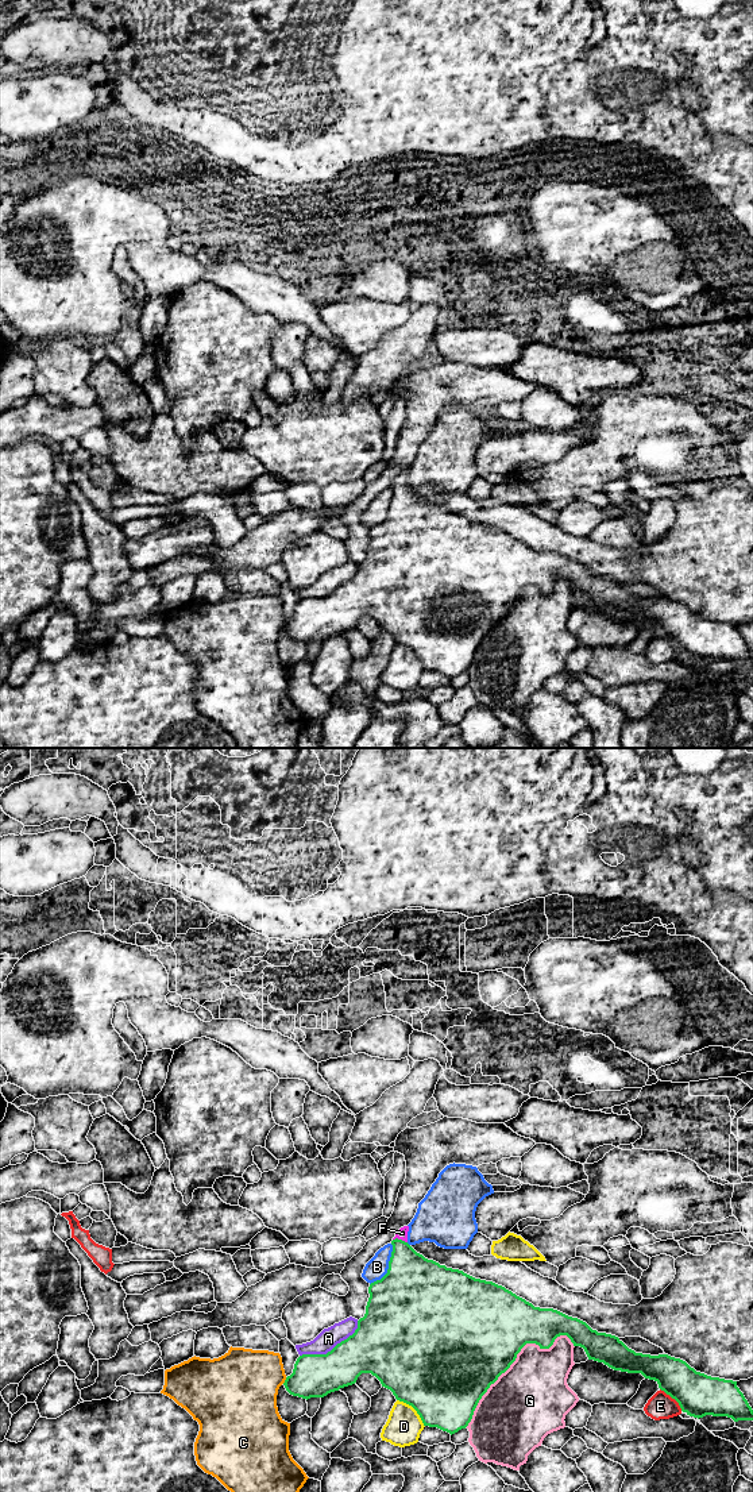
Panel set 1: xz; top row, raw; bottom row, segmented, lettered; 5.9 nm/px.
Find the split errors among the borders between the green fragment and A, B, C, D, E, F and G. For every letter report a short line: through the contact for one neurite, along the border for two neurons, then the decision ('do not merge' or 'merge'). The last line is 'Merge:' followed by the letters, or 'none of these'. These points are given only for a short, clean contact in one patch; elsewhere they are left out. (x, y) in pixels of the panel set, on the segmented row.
A: do not merge
B: do not merge
C: do not merge
D: do not merge
E: do not merge
F: xz (410, 1280), (400, 1240), (402, 1233) | merge
G: do not merge
Merge: F

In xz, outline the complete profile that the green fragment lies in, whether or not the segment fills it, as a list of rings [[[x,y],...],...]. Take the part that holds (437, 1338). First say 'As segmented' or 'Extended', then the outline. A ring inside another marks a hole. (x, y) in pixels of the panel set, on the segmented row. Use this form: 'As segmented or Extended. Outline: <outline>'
Extended. Outline: [[[409,1226],[401,1227],[391,1241],[393,1252],[387,1273],[370,1284],[366,1314],[358,1321],[358,1329],[347,1339],[337,1343],[327,1354],[302,1354],[294,1364],[293,1373],[286,1377],[286,1391],[302,1399],[324,1397],[331,1392],[356,1383],[362,1373],[375,1376],[382,1387],[390,1389],[397,1400],[412,1406],[424,1426],[437,1427],[451,1435],[466,1429],[474,1411],[491,1384],[515,1361],[526,1343],[549,1349],[555,1339],[567,1335],[574,1346],[584,1349],[588,1360],[603,1362],[614,1370],[641,1373],[654,1380],[659,1388],[675,1399],[681,1411],[694,1418],[706,1415],[727,1416],[734,1422],[753,1420],[753,1410],[737,1387],[737,1381],[711,1377],[696,1372],[686,1361],[668,1354],[642,1354],[629,1349],[618,1337],[598,1333],[586,1322],[568,1316],[553,1308],[534,1307],[511,1291],[493,1281],[475,1279],[463,1271],[447,1268],[425,1258],[408,1244]]]

